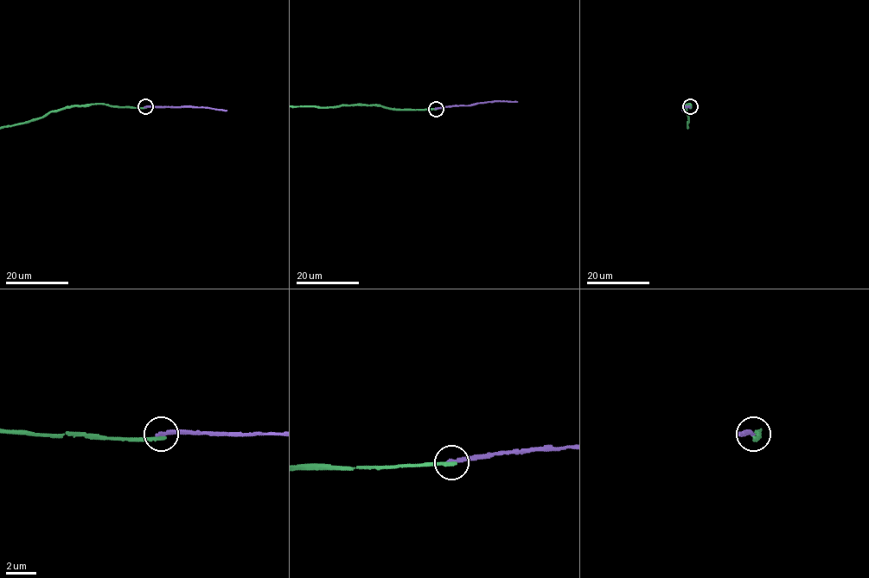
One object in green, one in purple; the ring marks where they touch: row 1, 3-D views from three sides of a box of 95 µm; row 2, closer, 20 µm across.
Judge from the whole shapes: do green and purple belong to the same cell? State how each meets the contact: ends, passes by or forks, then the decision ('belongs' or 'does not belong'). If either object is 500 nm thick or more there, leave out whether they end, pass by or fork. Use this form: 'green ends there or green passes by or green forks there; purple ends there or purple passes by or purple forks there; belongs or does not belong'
green ends there; purple ends there; does not belong

